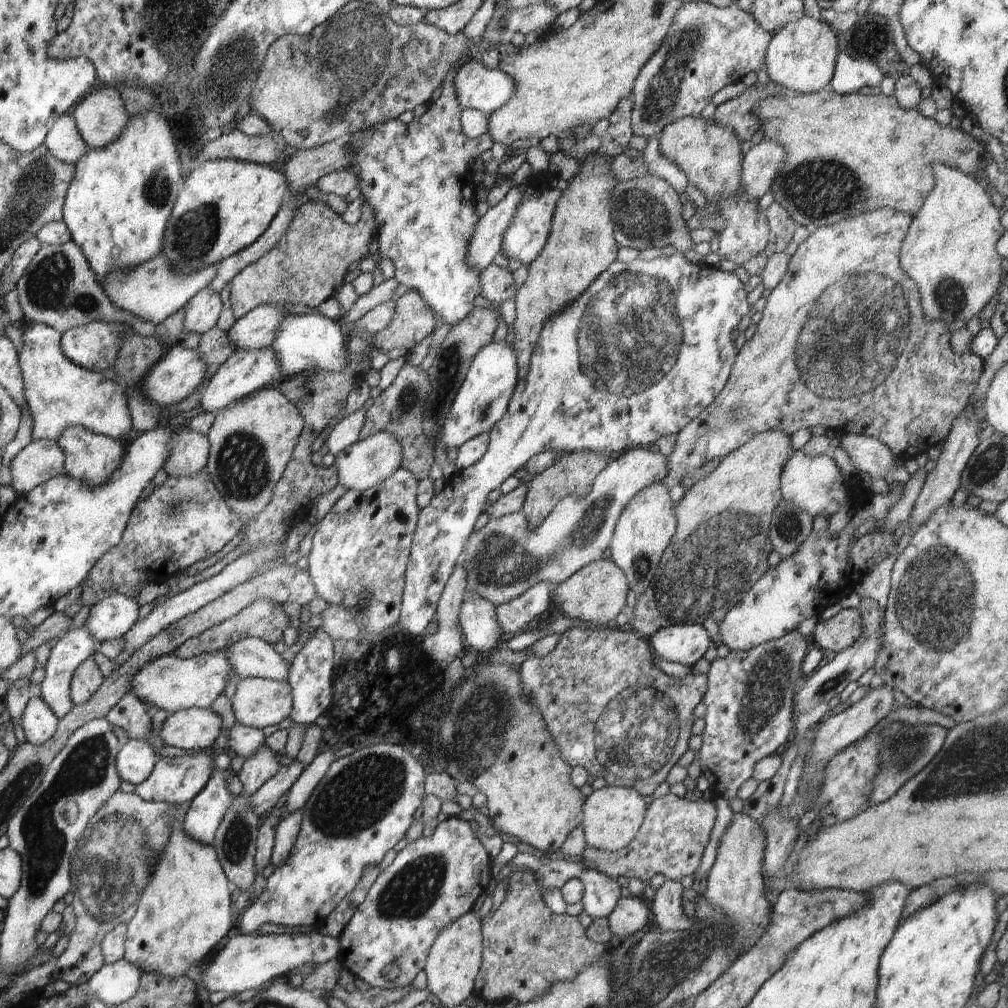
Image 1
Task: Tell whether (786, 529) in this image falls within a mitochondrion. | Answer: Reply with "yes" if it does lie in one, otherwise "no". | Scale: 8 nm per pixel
yes

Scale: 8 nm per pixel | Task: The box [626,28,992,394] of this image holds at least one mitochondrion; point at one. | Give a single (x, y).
(805, 187)

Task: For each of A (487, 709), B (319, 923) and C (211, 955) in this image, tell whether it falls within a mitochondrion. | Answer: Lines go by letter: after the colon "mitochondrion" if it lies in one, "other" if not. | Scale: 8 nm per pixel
A: mitochondrion
B: other
C: other

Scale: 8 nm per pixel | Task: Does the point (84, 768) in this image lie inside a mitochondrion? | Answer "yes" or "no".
yes

